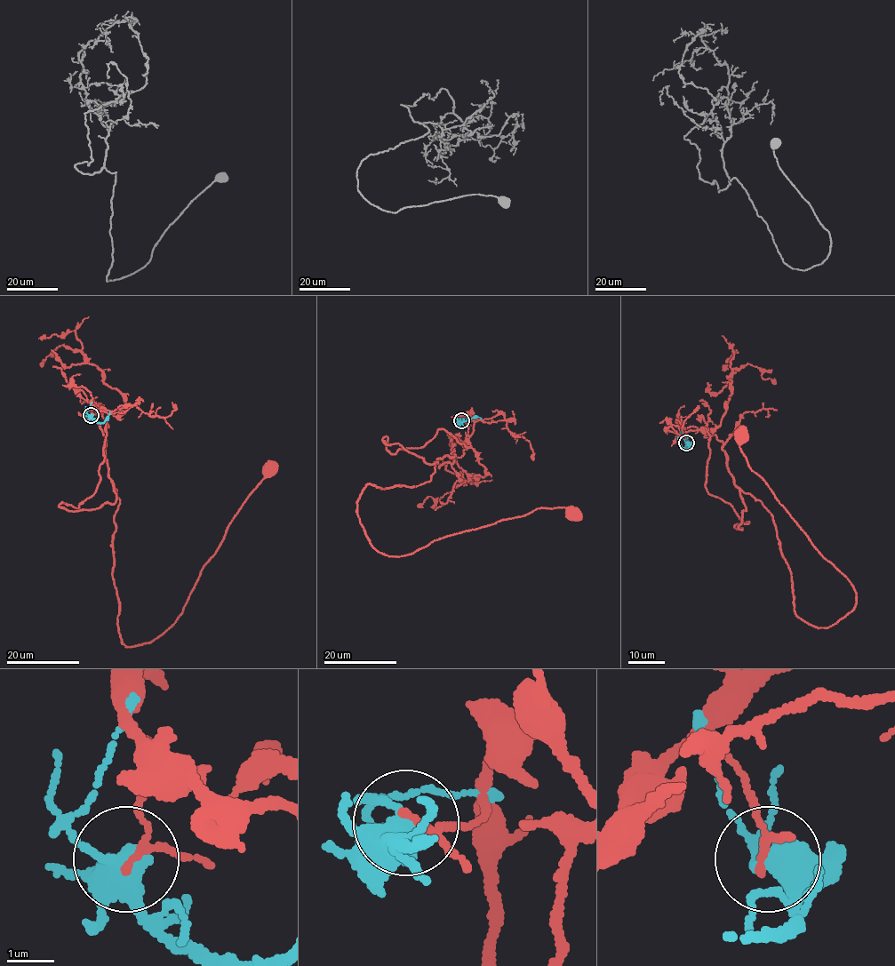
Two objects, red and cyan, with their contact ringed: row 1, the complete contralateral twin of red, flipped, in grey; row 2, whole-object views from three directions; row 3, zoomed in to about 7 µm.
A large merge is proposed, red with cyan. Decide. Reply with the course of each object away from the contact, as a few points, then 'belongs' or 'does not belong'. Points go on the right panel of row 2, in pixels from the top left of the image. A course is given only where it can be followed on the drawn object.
course red (686, 443), (695, 426), (721, 441), (773, 516), (795, 613), (831, 626), (851, 583), (741, 435); course cyan (687, 443), (689, 447), (684, 447), (678, 441), (678, 436); does not belong

